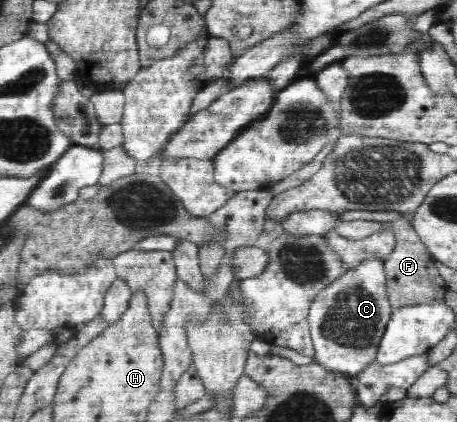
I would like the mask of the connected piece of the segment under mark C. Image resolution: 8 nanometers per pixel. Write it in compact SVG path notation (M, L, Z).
M371 255L363 262L339 276L338 280L331 282L310 305L308 311L308 324L312 337L315 354L312 357L319 365L341 375L359 374L369 363L376 360L377 347L385 334L386 326L391 318L393 309L387 295L387 276L384 260L379 255Z

